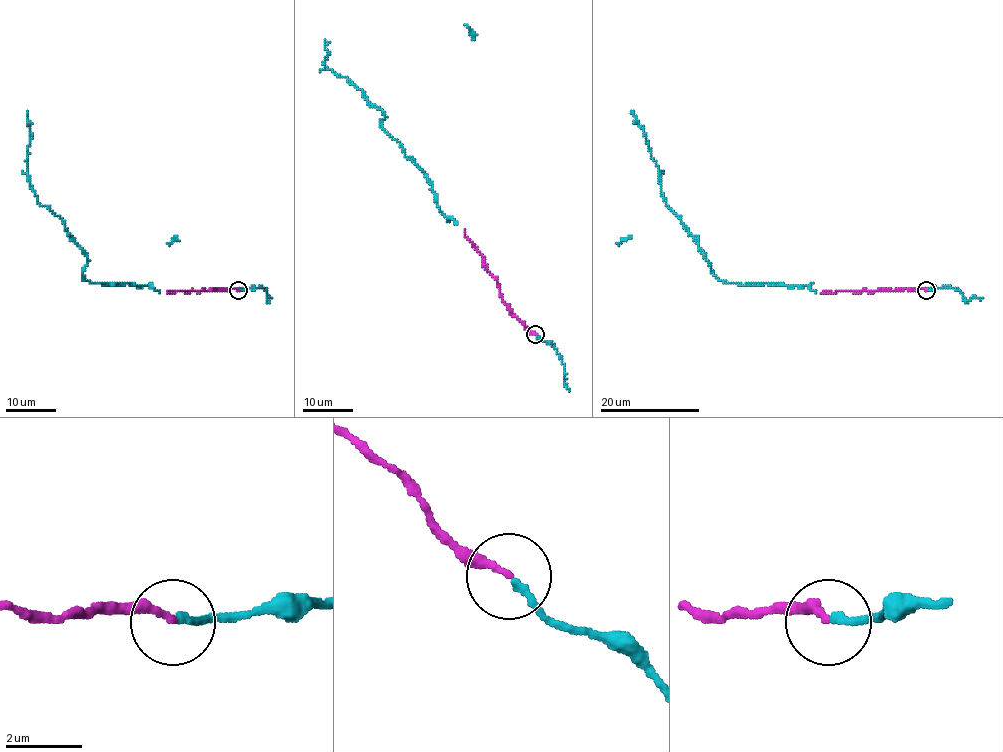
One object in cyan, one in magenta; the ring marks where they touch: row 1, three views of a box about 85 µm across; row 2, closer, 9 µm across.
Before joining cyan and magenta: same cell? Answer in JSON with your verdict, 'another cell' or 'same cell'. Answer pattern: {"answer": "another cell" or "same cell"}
{"answer": "same cell"}

